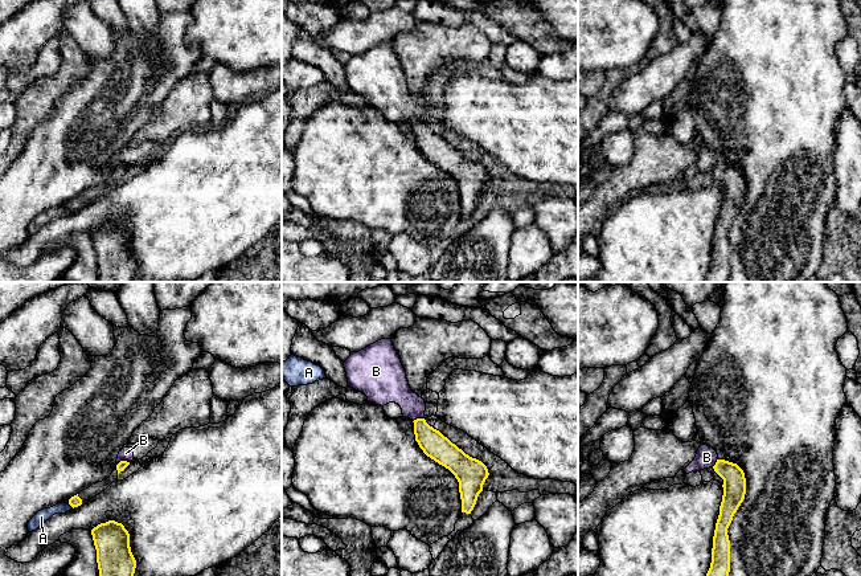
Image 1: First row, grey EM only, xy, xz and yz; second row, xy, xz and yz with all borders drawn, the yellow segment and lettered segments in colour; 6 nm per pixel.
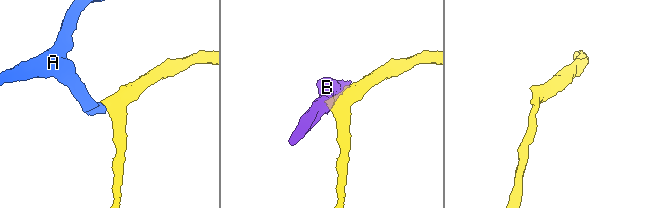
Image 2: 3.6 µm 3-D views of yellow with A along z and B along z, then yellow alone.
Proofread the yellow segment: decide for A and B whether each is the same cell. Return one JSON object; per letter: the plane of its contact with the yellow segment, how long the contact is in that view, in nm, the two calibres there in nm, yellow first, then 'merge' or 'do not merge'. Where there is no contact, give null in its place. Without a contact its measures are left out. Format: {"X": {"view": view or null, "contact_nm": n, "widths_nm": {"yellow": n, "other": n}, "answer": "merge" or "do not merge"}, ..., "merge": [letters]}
{"A": {"view": "xy", "contact_nm": 40, "widths_nm": {"yellow": 70, "other": 80}, "answer": "do not merge"}, "B": {"view": "xz", "contact_nm": 80, "widths_nm": {"yellow": 160, "other": 190}, "answer": "do not merge"}, "merge": []}

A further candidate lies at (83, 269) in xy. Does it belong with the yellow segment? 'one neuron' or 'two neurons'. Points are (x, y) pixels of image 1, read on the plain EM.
two neurons

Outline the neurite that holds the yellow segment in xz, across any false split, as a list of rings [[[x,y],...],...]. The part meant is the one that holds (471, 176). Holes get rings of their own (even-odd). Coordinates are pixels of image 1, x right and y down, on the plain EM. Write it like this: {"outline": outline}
{"outline": [[[417,122],[413,126],[419,151],[455,179],[459,185],[462,216],[471,217],[489,179],[487,169],[466,158],[439,134],[430,130],[425,122]]]}

